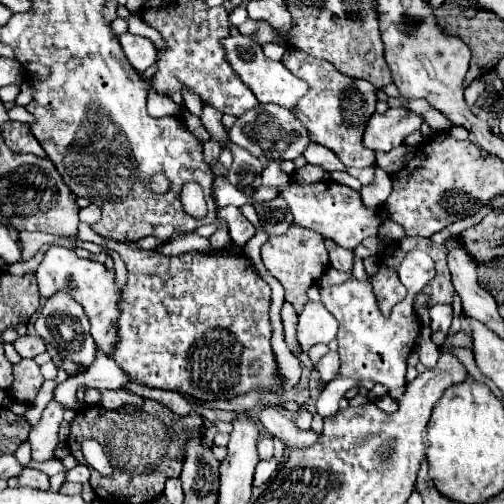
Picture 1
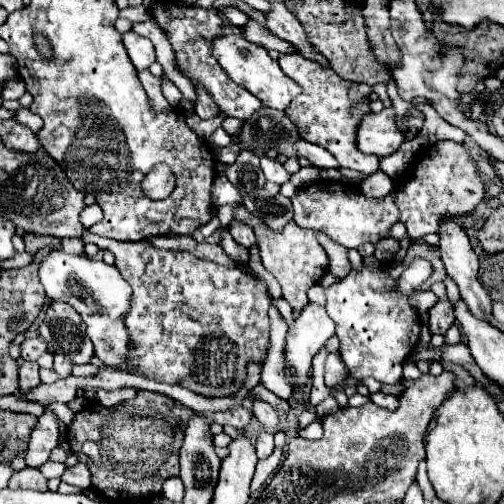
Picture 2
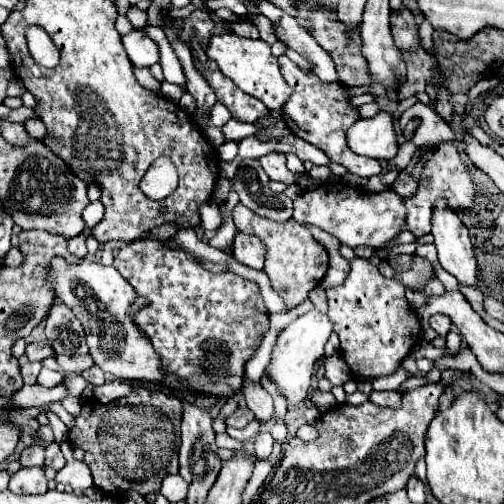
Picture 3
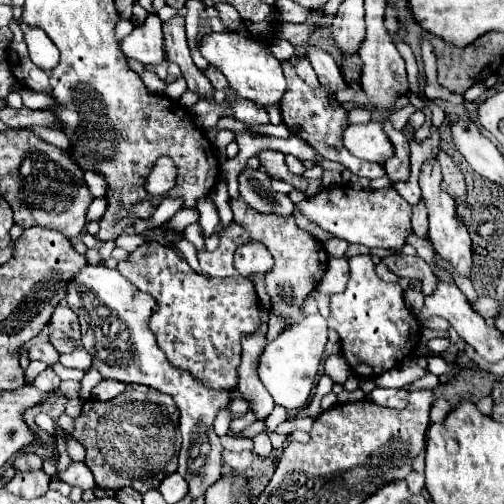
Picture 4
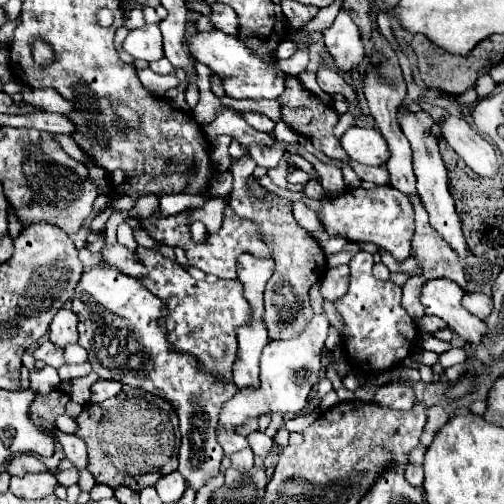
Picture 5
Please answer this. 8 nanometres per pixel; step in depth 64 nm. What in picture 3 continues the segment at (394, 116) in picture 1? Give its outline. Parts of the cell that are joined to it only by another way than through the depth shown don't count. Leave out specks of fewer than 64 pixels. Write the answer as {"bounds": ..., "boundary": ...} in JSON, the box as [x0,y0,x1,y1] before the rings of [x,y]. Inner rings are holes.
{"bounds":[346,112,398,160],"boundary":[[[386,112],[368,120],[356,120],[356,124],[346,132],[346,142],[352,152],[374,160],[392,160],[398,152],[392,116]]]}

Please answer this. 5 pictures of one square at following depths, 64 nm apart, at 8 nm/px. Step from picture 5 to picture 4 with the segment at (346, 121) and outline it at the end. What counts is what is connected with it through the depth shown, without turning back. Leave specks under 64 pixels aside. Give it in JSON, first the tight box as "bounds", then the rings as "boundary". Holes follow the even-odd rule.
{"bounds":[348,108,370,124],"boundary":[[[352,108],[350,112],[348,112],[348,124],[364,124],[364,122],[368,122],[370,120],[370,110],[368,108]]]}

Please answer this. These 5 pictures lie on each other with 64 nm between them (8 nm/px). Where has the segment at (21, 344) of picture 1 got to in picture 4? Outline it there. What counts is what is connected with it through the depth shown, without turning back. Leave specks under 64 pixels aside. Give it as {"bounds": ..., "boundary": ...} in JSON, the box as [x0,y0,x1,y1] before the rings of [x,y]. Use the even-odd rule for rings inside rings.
{"bounds":[30,342,60,366],"boundary":[[[50,342],[34,344],[30,348],[30,360],[42,360],[42,362],[46,362],[50,366],[50,364],[56,364],[58,358],[60,358],[60,354],[56,352],[56,348]]]}

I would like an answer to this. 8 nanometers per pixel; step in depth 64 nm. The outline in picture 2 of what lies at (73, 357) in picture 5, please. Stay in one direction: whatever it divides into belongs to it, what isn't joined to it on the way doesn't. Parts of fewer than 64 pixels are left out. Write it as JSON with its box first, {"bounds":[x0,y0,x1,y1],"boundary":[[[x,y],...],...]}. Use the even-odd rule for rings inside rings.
{"bounds":[54,354,74,378],"boundary":[[[54,354],[54,370],[58,372],[60,378],[68,378],[72,374],[72,366],[74,366],[72,360],[68,360],[62,354]]]}

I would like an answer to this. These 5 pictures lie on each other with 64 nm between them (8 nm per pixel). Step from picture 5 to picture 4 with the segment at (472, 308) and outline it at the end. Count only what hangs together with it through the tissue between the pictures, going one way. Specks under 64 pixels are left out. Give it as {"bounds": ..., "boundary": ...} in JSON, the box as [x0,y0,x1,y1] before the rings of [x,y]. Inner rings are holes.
{"bounds":[470,296,498,318],"boundary":[[[478,296],[474,302],[470,302],[470,306],[482,316],[482,318],[492,318],[498,312],[498,304],[494,298],[490,296]]]}

